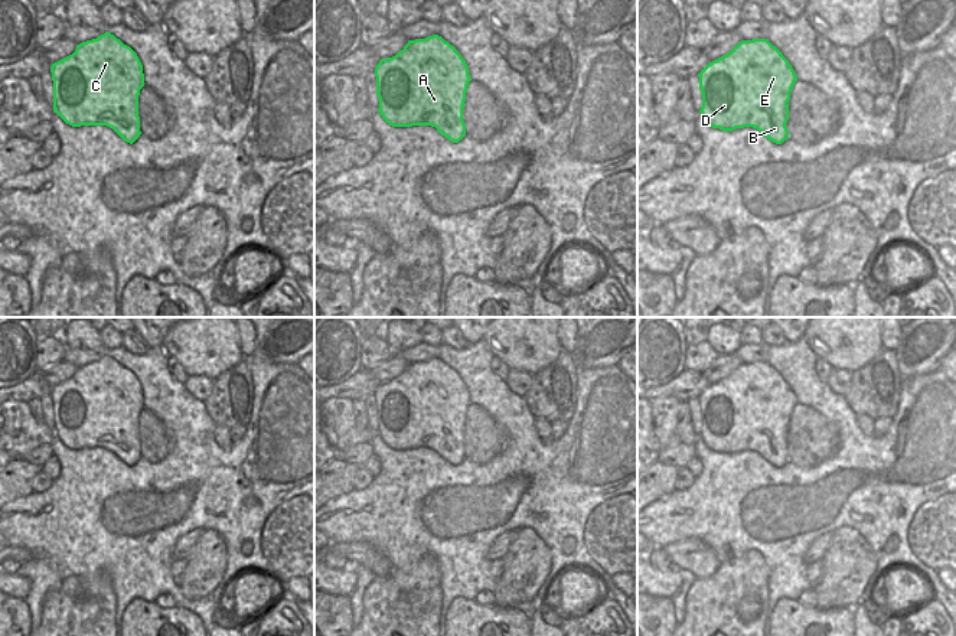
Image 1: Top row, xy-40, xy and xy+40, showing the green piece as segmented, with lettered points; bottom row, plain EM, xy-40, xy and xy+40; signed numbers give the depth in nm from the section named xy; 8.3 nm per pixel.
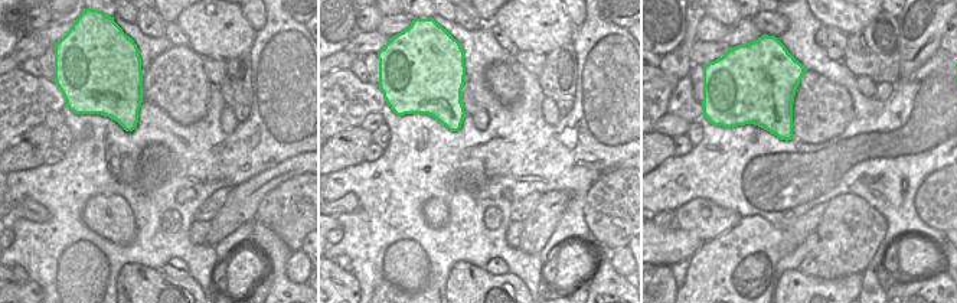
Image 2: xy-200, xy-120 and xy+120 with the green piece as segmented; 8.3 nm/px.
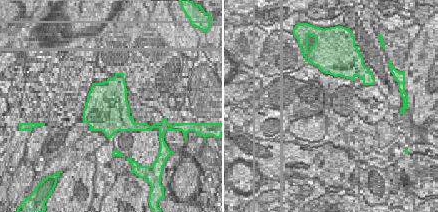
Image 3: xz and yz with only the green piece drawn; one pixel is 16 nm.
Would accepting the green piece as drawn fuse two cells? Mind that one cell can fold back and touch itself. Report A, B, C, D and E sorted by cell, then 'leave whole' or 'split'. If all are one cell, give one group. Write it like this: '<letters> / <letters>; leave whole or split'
A C D E / B; split

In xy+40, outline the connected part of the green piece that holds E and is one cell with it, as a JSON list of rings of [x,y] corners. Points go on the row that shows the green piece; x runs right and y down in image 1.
[[[767,39],[741,40],[727,55],[709,62],[699,74],[704,121],[722,131],[767,124],[770,110],[782,115],[790,100],[790,92],[797,76],[782,55]]]

